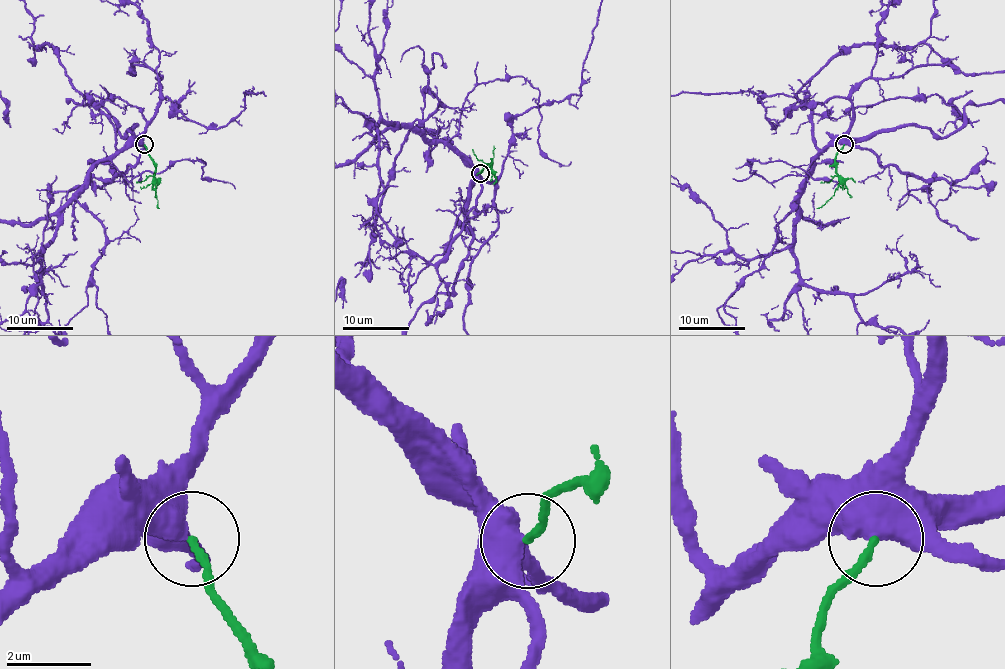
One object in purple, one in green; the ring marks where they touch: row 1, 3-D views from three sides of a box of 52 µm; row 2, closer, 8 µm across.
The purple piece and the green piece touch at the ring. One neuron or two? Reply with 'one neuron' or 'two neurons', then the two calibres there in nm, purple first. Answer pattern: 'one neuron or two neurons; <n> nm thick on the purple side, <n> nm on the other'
one neuron; 850 nm thick on the purple side, 180 nm on the other

